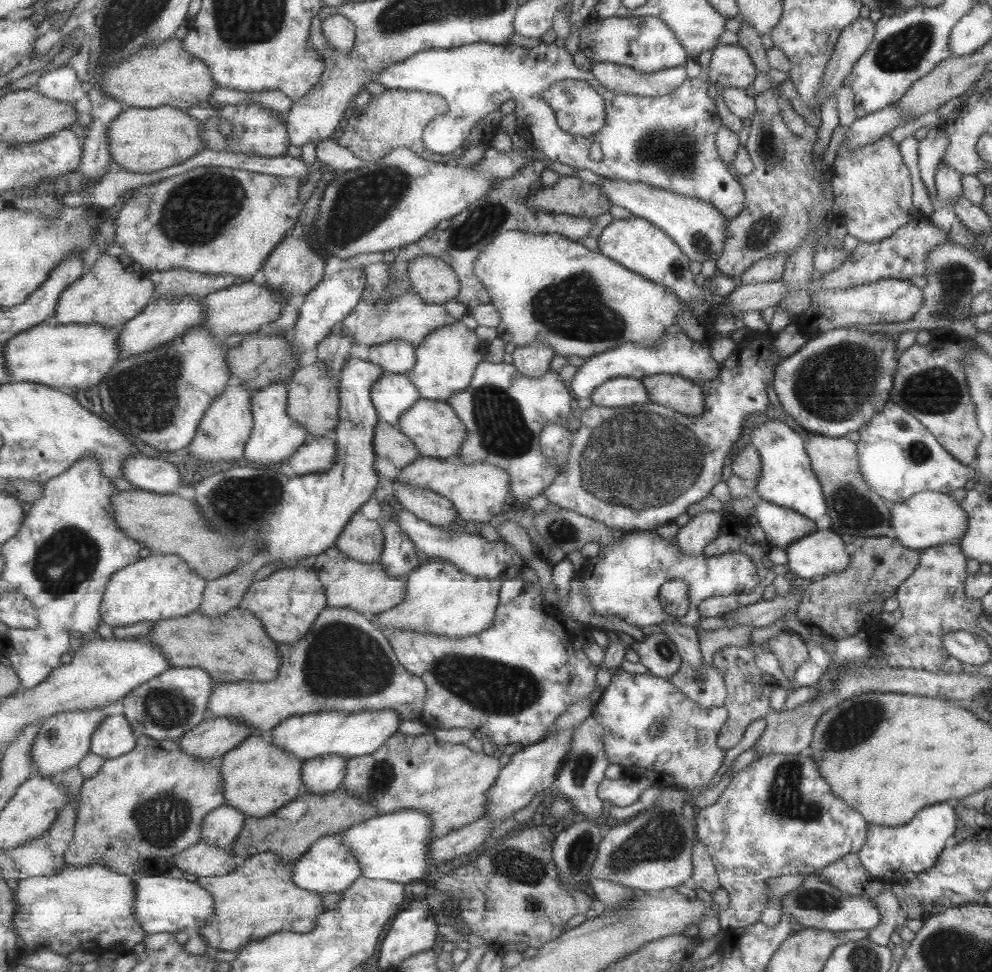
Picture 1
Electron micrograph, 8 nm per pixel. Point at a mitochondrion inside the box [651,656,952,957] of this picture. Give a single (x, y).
(784, 801)

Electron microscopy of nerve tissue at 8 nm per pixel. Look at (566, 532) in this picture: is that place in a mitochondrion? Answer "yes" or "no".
yes

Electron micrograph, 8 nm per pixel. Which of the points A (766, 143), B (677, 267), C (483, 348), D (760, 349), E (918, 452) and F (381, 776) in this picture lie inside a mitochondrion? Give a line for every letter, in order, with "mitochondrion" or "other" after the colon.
A: other
B: mitochondrion
C: other
D: other
E: mitochondrion
F: mitochondrion

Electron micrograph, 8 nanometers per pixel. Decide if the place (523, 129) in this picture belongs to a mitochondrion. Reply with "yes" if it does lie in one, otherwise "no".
no

